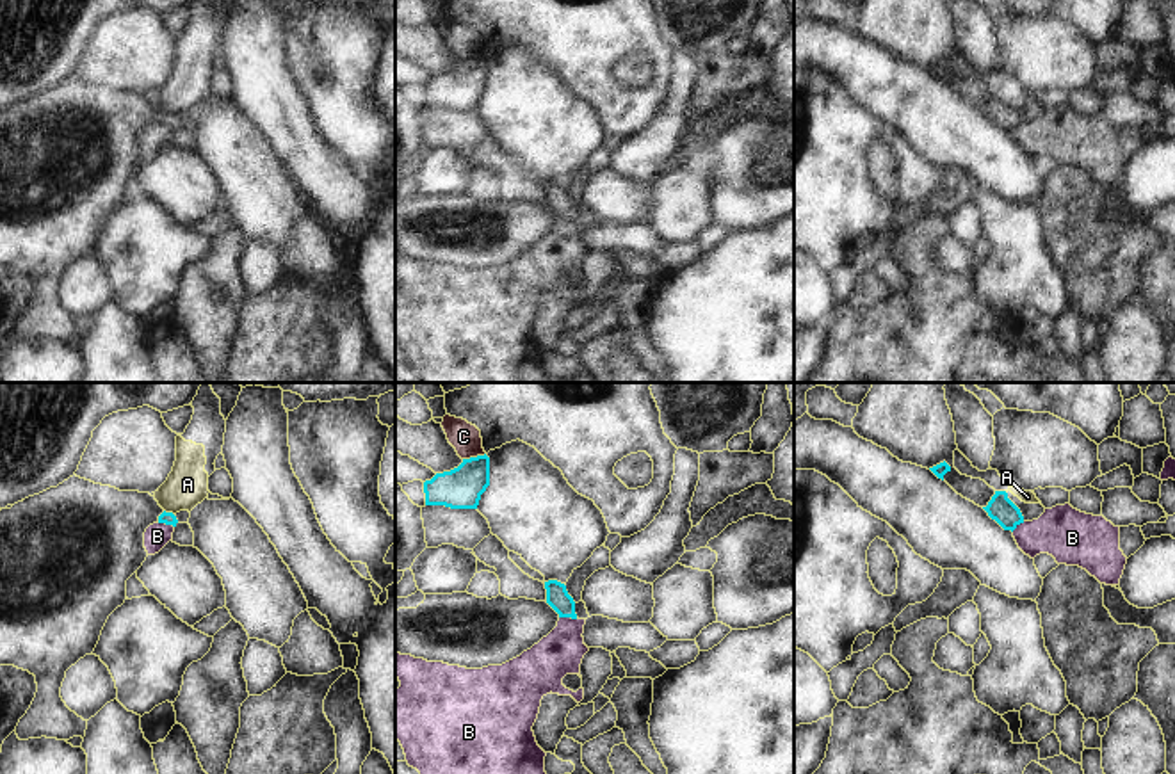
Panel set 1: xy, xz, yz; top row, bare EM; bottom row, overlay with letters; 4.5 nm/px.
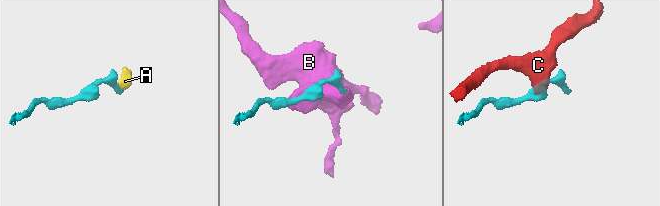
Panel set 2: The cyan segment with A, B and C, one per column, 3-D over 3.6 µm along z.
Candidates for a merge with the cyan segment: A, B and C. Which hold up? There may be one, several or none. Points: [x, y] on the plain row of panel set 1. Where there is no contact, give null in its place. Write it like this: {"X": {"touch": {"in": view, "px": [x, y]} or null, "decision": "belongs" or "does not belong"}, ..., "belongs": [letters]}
{"A": {"touch": {"in": "xy", "px": [170, 114]}, "decision": "does not belong"}, "B": {"touch": {"in": "xz", "px": [568, 217]}, "decision": "does not belong"}, "C": {"touch": {"in": "xz", "px": [474, 59]}, "decision": "does not belong"}, "belongs": []}

